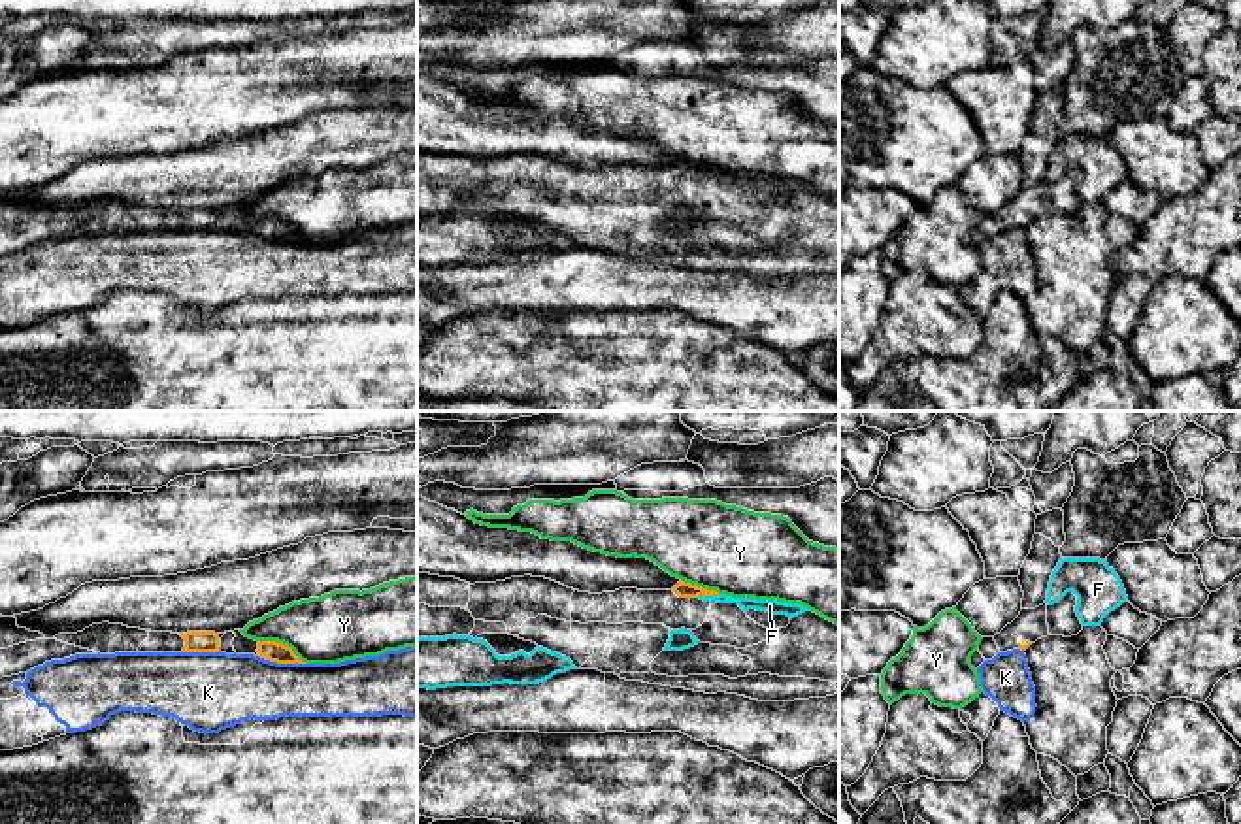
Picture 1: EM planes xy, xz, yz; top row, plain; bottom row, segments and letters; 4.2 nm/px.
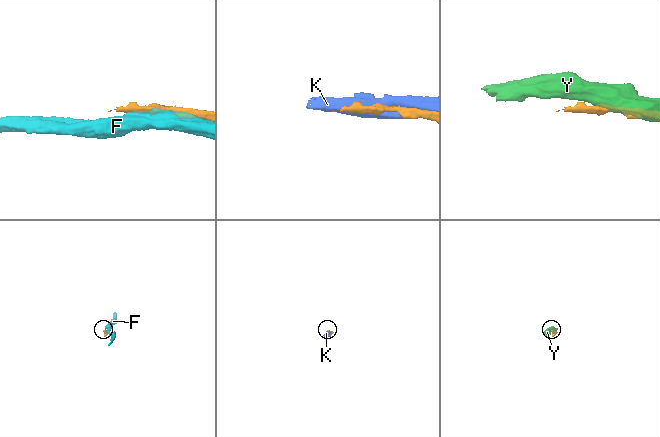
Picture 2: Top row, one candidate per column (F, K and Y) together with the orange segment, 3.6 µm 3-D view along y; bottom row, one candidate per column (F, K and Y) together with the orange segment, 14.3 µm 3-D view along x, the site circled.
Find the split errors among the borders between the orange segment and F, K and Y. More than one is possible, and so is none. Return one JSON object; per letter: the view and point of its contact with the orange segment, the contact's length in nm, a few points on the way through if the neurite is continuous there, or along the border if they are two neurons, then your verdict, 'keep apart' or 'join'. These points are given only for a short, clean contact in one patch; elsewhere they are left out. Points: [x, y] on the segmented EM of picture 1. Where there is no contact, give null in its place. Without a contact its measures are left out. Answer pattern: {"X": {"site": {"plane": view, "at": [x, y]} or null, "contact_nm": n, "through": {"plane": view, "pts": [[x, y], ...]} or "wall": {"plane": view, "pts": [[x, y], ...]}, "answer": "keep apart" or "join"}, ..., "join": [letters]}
{"F": {"site": {"plane": "xz", "at": [708, 594]}, "contact_nm": 100, "wall": {"plane": "xz", "pts": [[719, 594], [696, 596]]}, "answer": "keep apart"}, "K": {"site": {"plane": "xy", "at": [287, 662]}, "contact_nm": 160, "answer": "keep apart"}, "Y": {"site": {"plane": "xy", "at": [281, 643]}, "contact_nm": 220, "answer": "keep apart"}, "join": []}

